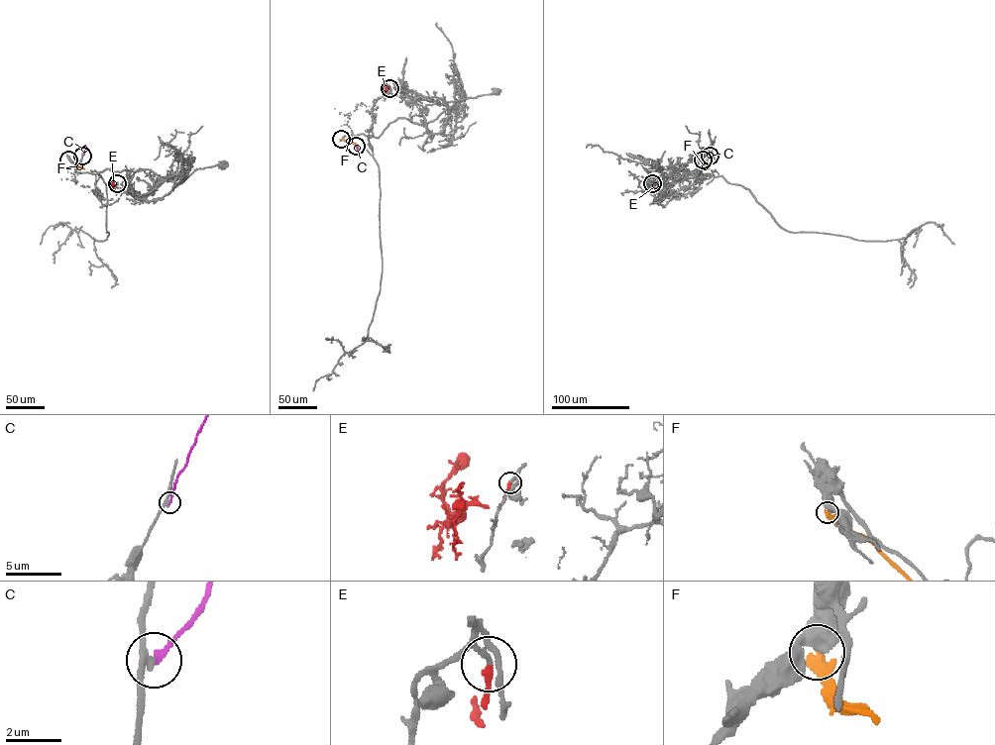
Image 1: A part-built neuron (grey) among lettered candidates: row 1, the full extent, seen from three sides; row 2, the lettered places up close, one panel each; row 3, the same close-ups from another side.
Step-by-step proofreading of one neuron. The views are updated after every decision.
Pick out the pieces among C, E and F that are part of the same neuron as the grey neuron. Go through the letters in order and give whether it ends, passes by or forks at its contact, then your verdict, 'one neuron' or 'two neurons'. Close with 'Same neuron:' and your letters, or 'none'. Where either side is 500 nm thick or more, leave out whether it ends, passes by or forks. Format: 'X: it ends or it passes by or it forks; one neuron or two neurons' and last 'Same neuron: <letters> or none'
C: it ends; two neurons
E: it ends; one neuron
F: two neurons
Same neuron: E

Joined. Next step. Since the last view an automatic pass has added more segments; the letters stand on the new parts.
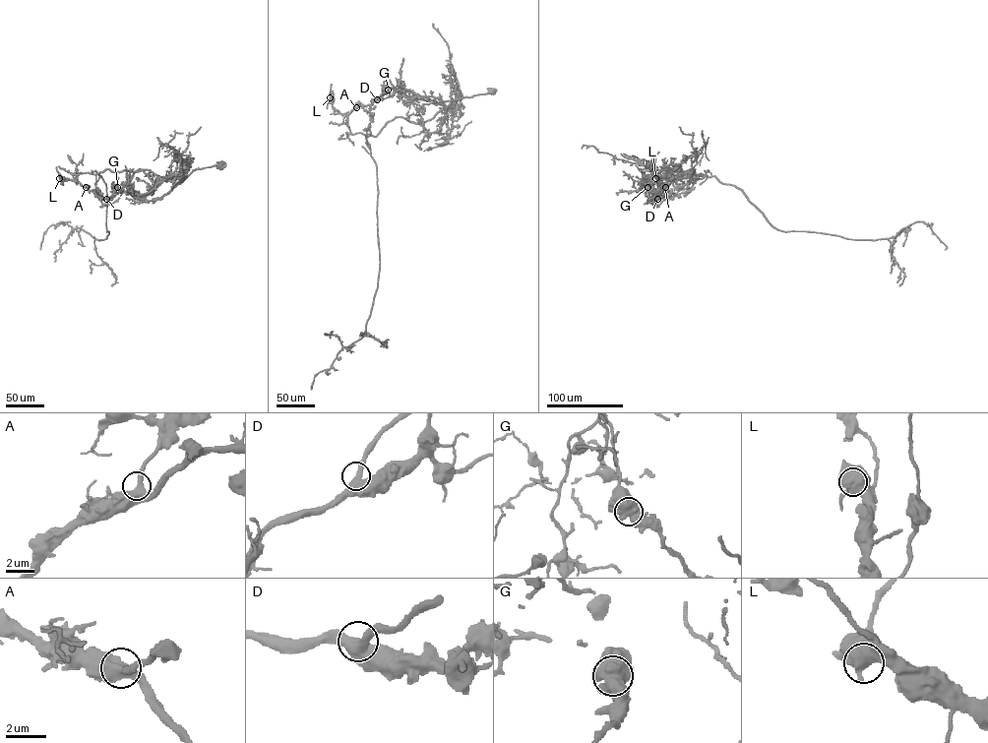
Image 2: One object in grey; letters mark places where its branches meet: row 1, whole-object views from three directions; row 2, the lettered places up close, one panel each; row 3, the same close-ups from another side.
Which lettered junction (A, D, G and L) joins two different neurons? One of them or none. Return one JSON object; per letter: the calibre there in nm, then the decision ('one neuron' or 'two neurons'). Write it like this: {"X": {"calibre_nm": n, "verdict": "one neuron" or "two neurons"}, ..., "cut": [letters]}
{"A": {"calibre_nm": 440, "verdict": "one neuron"}, "D": {"calibre_nm": 460, "verdict": "one neuron"}, "G": {"calibre_nm": 750, "verdict": "one neuron"}, "L": {"calibre_nm": 650, "verdict": "one neuron"}, "cut": []}

